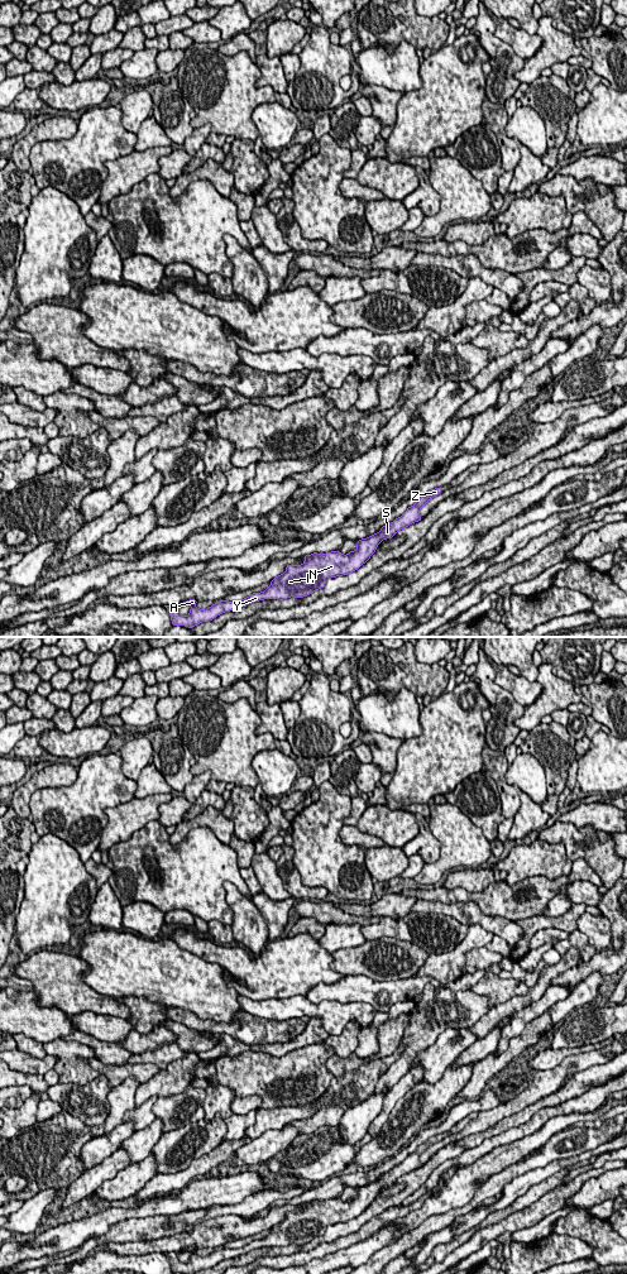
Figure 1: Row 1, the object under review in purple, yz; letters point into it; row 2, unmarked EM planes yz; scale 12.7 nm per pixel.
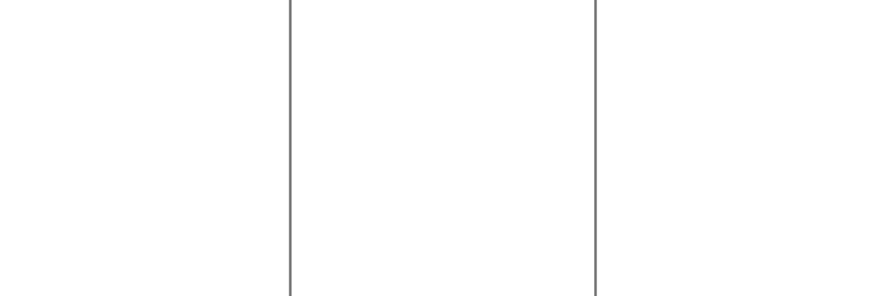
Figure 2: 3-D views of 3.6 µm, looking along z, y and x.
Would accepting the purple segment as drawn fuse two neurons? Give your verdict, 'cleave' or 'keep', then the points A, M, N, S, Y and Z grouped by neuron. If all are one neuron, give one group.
keep | A M N S Y Z

